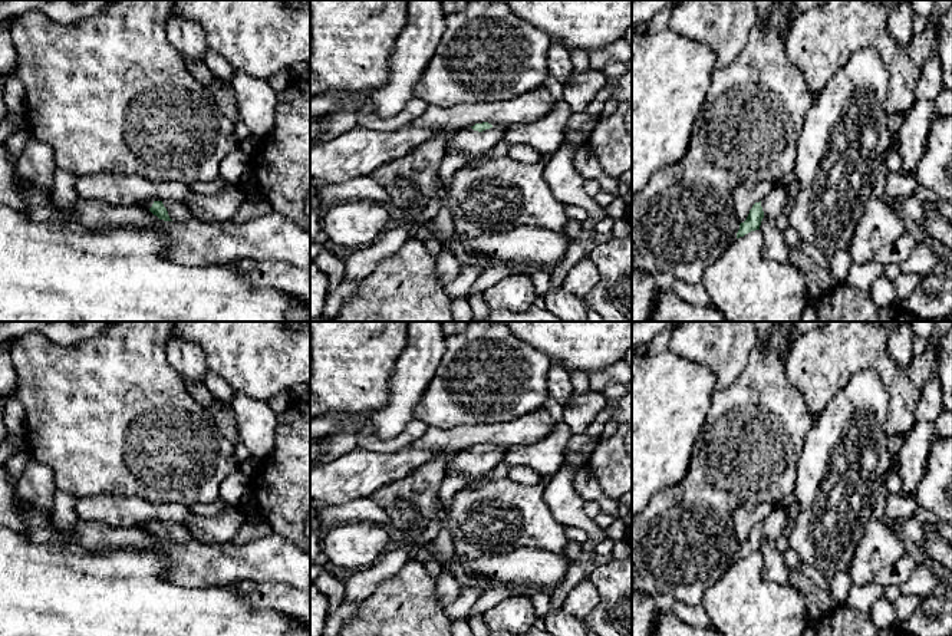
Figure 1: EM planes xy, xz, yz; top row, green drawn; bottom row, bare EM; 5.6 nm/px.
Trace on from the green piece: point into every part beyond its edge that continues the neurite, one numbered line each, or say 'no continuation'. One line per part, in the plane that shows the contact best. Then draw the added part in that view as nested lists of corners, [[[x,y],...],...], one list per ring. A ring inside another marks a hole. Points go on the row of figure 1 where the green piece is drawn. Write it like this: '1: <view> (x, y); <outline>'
1: xz (471, 142); [[[493,125],[490,129],[482,132],[468,128],[452,134],[445,146],[454,148],[459,154],[478,158],[493,149],[504,136],[505,131],[507,128],[503,125]]]

